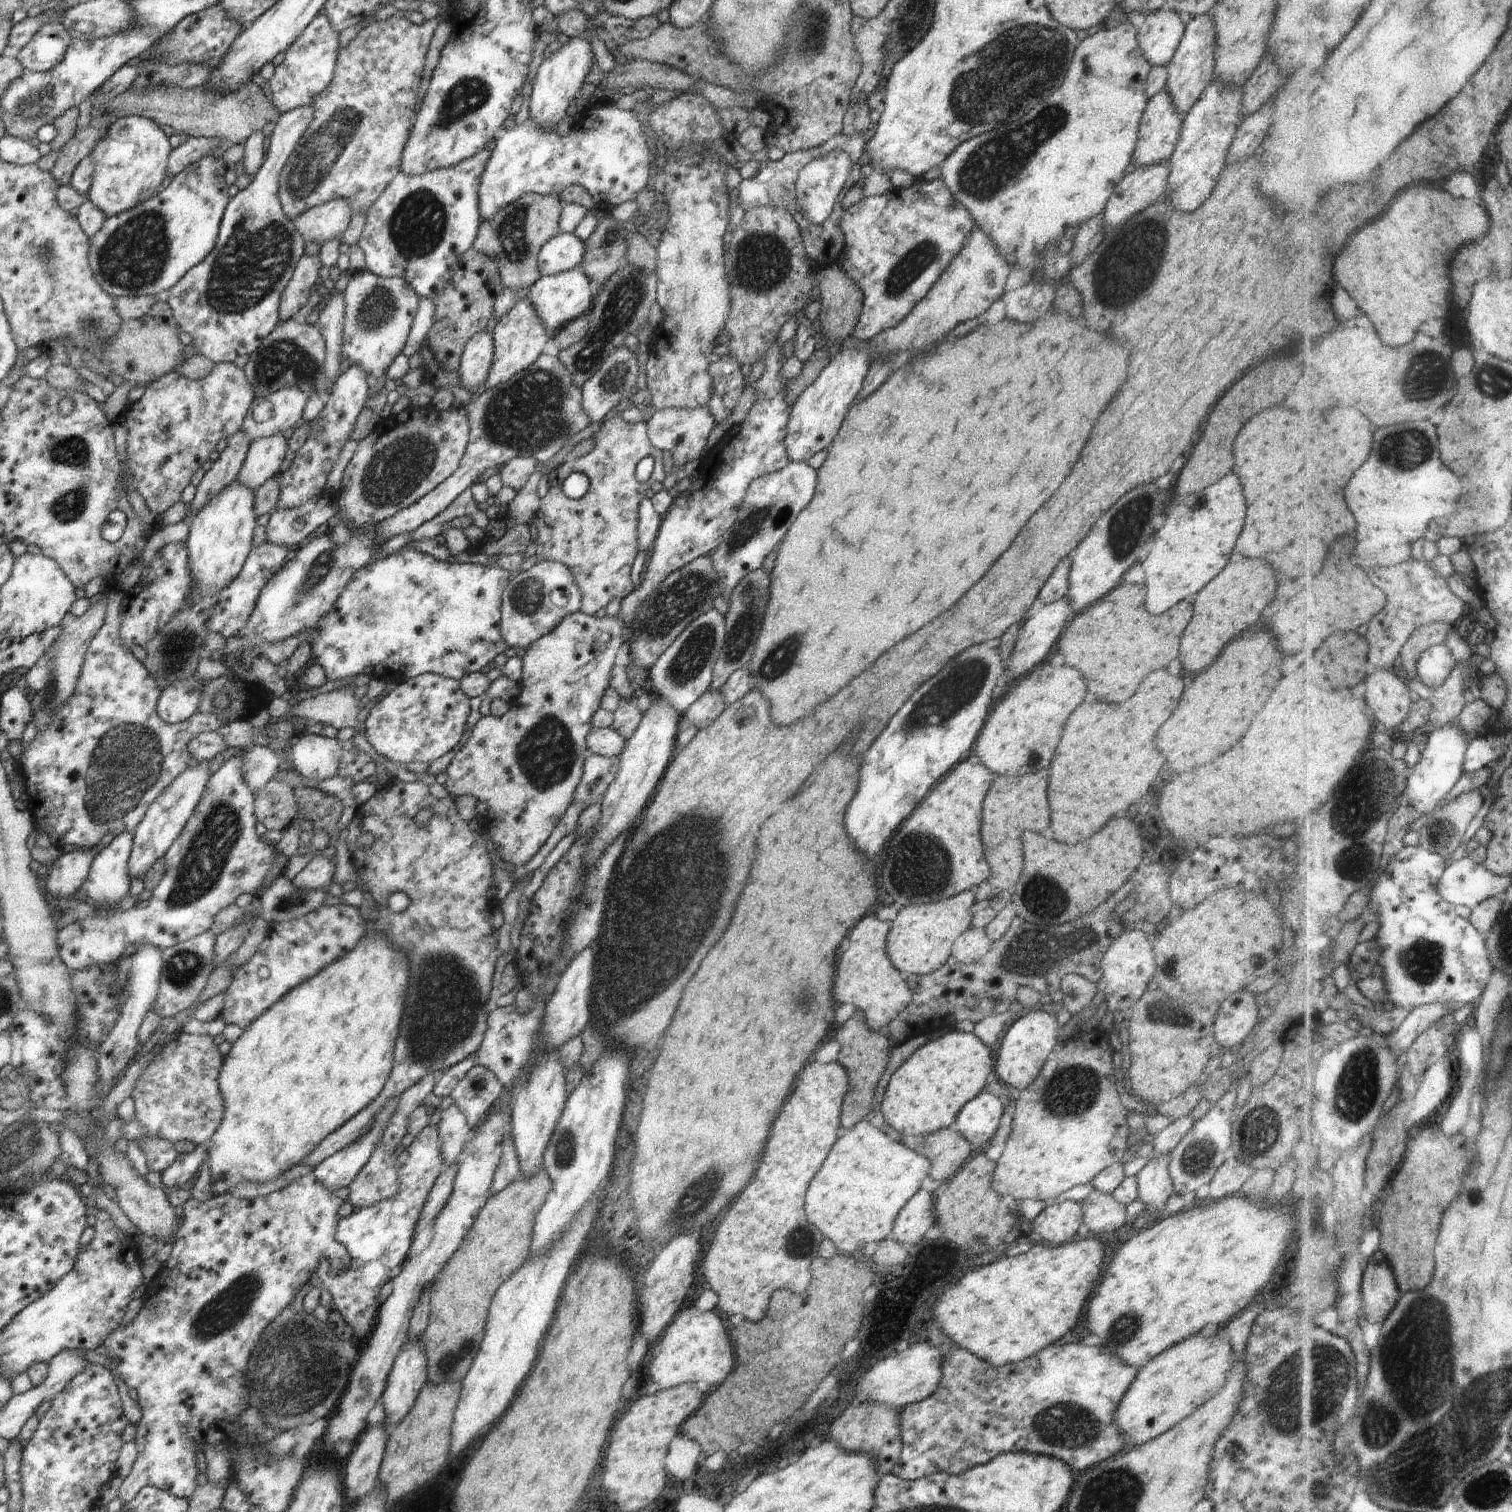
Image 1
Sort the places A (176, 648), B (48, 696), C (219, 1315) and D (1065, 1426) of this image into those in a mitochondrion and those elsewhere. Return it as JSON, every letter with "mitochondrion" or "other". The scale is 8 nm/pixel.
{"A":"mitochondrion","B":"mitochondrion","C":"mitochondrion","D":"mitochondrion"}

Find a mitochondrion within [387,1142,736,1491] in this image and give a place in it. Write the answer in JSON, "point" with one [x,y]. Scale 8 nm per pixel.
{"point":[697,1197]}

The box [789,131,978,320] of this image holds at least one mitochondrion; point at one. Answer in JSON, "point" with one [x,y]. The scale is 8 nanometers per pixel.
{"point":[918,259]}

